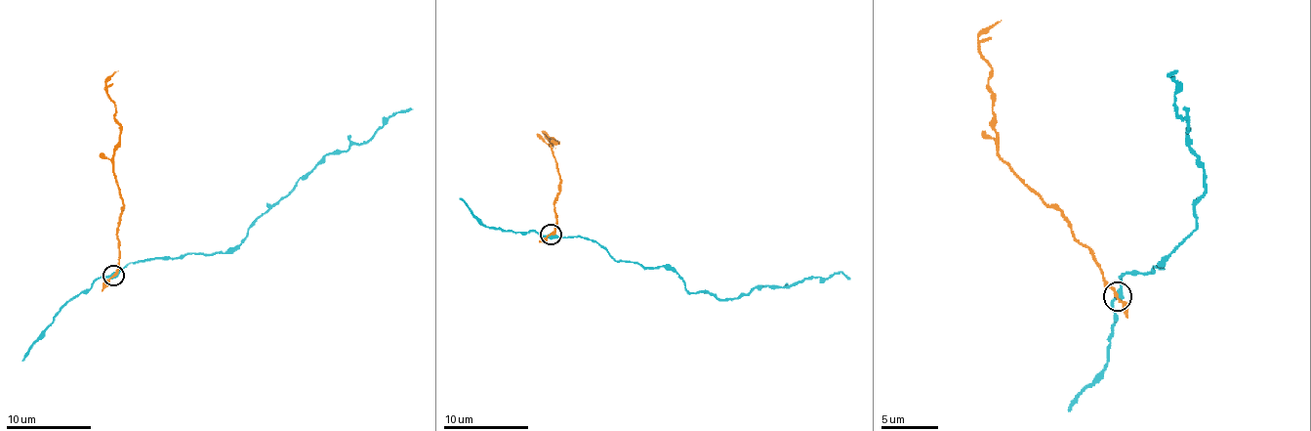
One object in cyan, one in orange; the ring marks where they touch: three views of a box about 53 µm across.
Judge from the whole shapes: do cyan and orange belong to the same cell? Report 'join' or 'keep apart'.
keep apart

